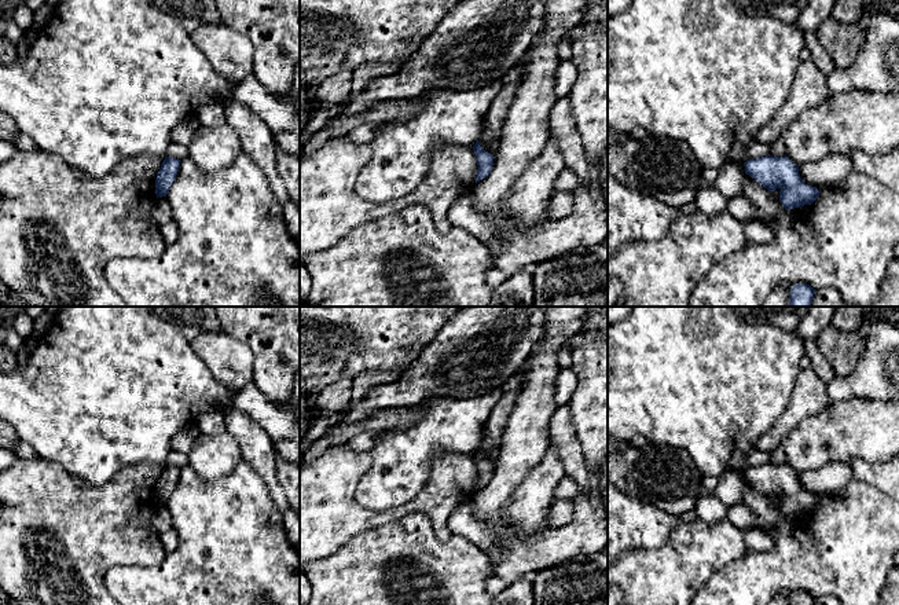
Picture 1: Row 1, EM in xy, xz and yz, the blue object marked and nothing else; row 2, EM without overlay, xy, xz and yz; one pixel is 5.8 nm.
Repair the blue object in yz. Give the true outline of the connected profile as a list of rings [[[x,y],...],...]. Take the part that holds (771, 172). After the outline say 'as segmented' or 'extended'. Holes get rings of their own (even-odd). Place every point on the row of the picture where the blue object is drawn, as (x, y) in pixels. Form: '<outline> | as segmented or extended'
[[[786,155],[753,158],[744,162],[744,166],[745,173],[768,191],[779,188],[779,201],[788,210],[811,205],[819,197],[818,188],[803,182],[799,166]]] | as segmented

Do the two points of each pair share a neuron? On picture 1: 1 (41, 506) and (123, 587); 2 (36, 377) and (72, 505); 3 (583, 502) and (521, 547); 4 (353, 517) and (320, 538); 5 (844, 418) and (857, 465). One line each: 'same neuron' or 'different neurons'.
1: different neurons
2: different neurons
3: same neuron
4: same neuron
5: different neurons

